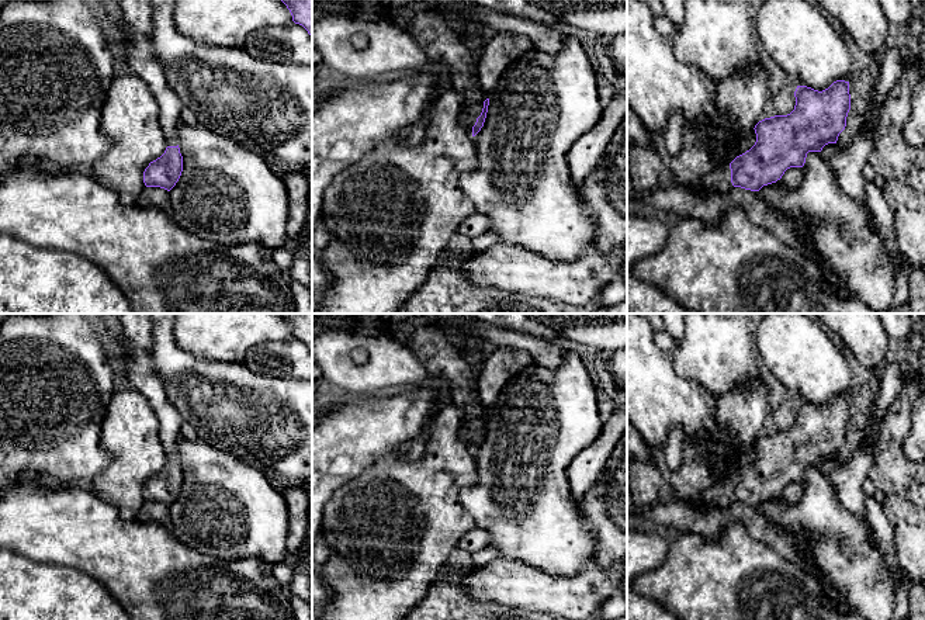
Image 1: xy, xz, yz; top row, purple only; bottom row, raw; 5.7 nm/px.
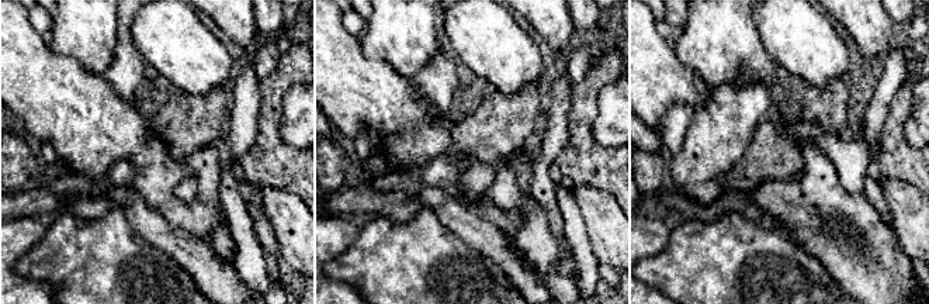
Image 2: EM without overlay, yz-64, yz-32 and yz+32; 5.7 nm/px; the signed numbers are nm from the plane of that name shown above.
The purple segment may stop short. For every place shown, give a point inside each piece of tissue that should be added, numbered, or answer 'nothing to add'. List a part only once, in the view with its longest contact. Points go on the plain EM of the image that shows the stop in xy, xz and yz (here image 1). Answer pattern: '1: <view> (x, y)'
1: yz (719, 495)

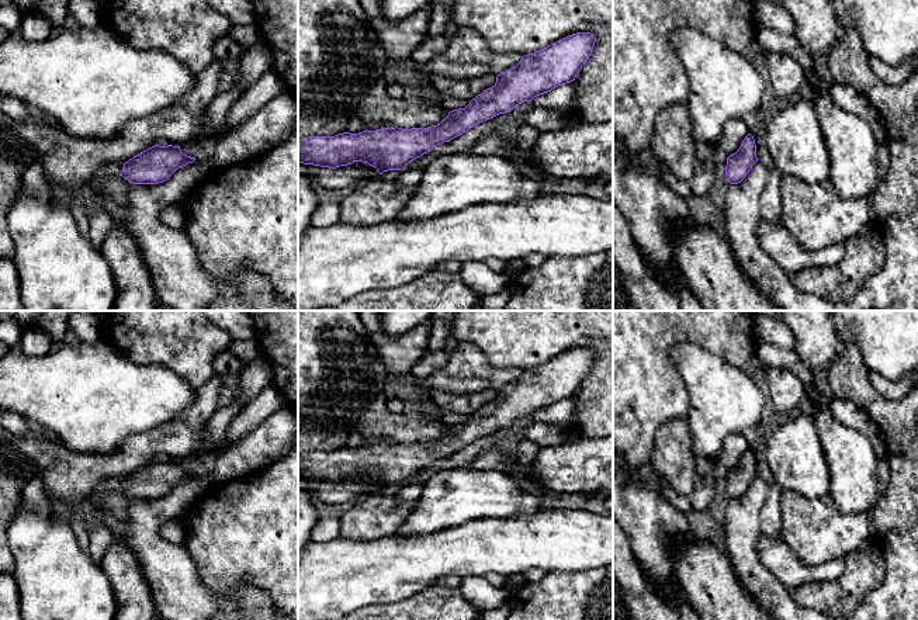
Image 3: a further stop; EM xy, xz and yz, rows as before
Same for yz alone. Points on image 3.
nothing to add

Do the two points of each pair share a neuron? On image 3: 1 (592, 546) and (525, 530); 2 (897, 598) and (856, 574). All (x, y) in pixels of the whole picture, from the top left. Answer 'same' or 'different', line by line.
1: same
2: different

